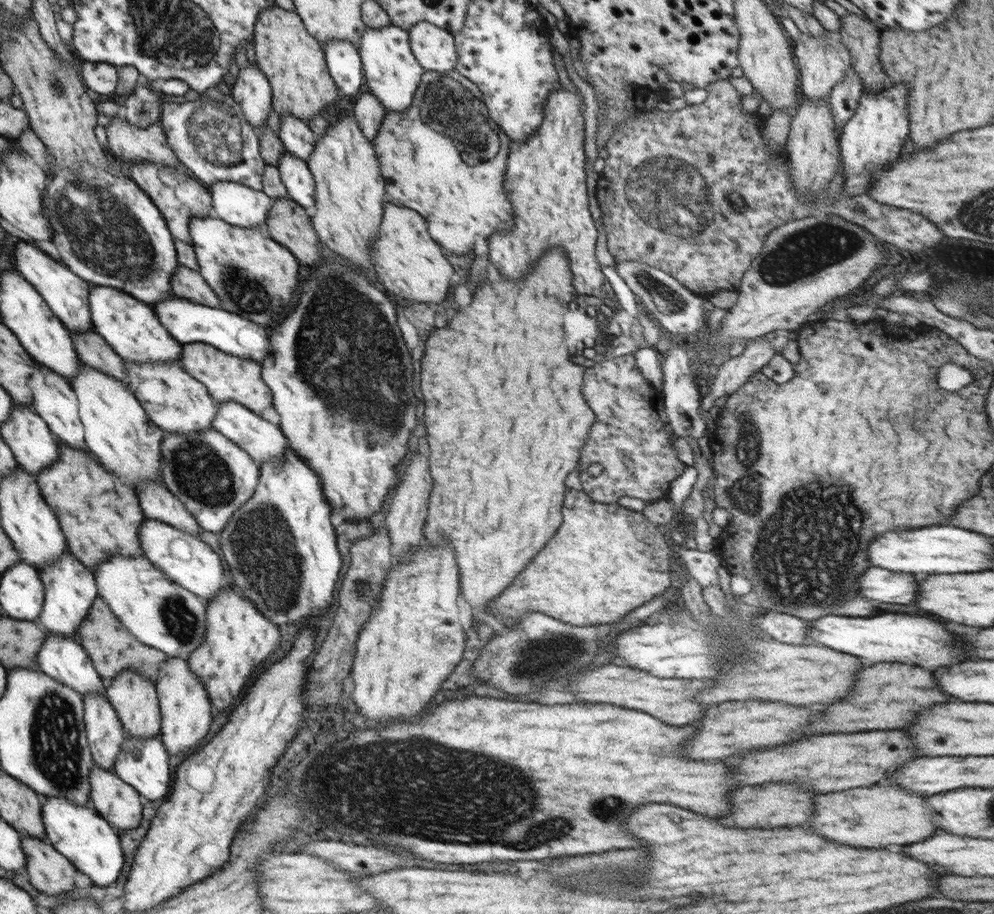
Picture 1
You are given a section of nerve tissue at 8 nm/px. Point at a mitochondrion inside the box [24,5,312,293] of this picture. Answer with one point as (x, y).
(104, 232)

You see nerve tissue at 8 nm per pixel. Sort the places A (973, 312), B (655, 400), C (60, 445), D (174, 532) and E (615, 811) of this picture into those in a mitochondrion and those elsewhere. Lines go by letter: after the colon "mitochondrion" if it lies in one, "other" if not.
A: mitochondrion
B: other
C: other
D: other
E: mitochondrion

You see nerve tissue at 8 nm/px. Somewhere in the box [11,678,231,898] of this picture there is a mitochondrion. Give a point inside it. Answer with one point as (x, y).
(54, 737)

